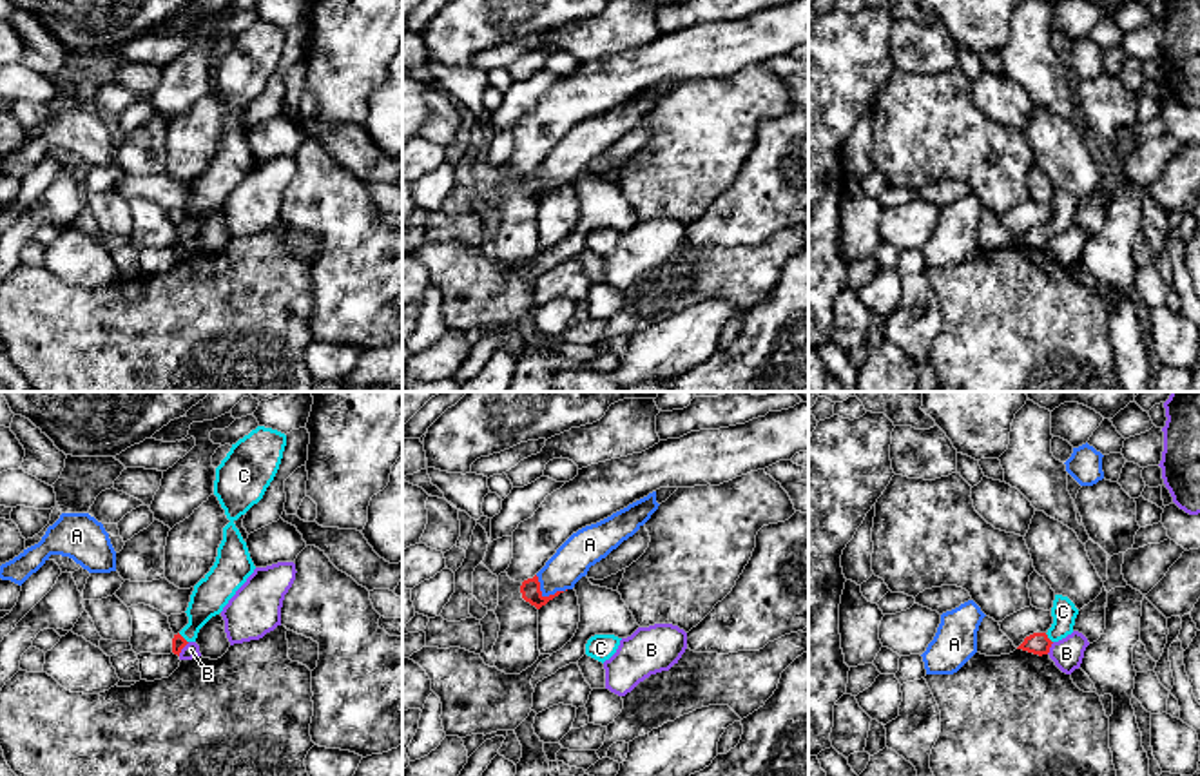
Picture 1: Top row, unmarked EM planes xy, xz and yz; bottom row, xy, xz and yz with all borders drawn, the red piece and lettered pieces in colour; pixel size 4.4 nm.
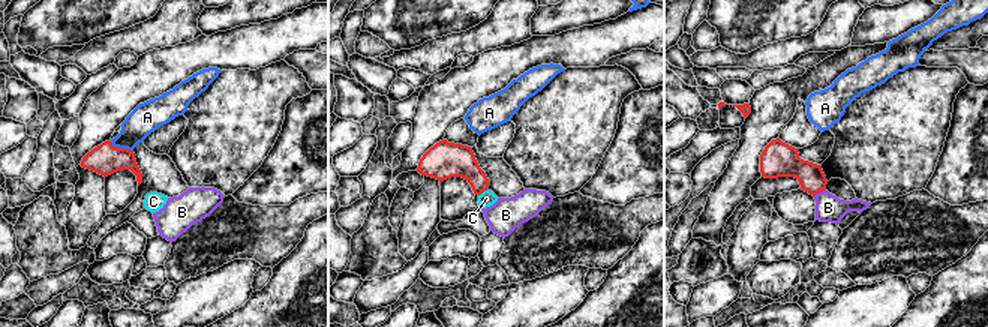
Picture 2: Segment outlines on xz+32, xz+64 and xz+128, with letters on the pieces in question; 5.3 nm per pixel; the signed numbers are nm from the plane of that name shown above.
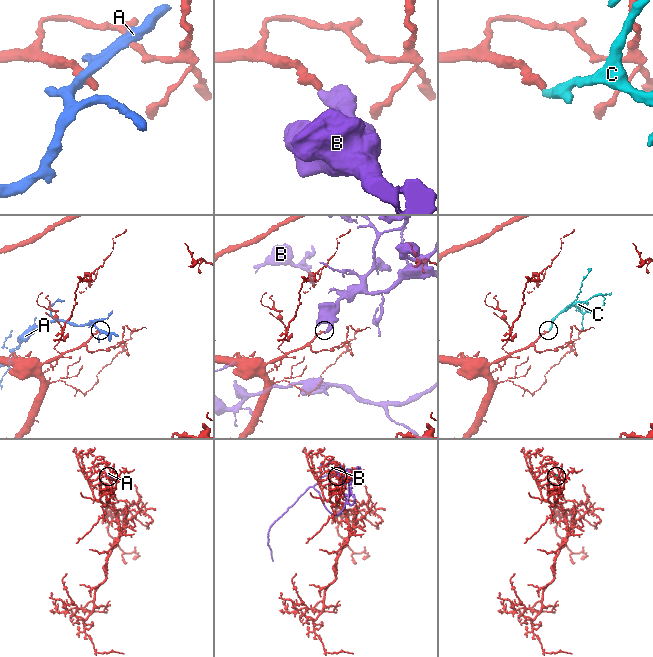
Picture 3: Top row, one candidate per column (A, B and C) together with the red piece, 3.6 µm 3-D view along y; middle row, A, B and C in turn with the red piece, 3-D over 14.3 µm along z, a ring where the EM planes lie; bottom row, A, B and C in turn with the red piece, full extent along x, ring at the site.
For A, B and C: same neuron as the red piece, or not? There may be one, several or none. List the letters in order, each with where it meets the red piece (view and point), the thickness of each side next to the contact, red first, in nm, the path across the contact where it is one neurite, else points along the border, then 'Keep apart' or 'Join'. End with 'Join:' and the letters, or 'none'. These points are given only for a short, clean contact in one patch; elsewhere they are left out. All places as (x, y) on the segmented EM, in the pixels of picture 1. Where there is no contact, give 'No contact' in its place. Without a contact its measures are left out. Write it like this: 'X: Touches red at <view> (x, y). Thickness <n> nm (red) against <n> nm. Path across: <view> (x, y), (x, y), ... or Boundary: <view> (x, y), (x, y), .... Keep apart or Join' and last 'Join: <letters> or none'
A: Touches red at xz (546, 597). Thickness 90 nm (red) against 160 nm. Boundary: xz (535, 575), (544, 595), (553, 595), (566, 588). Keep apart
B: Touches red at xy (182, 648). Thickness 60 nm (red) against 70 nm. Boundary: xy (189, 642), (178, 655). Keep apart
C: Touches red at xy (183, 639). Thickness 60 nm (red) against 160 nm. Path across: xy (178, 642), (183, 639), (211, 595). Join
Join: C

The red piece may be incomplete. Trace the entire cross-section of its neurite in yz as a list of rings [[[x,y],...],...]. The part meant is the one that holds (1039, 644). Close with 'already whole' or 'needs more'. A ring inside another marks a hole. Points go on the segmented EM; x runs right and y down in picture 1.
[[[1055,595],[1051,616],[1053,624],[1046,633],[1033,633],[1024,638],[1024,642],[1017,647],[1033,655],[1048,655],[1053,642],[1059,642],[1073,633],[1075,618],[1079,609],[1075,604],[1062,595]]] | needs more

